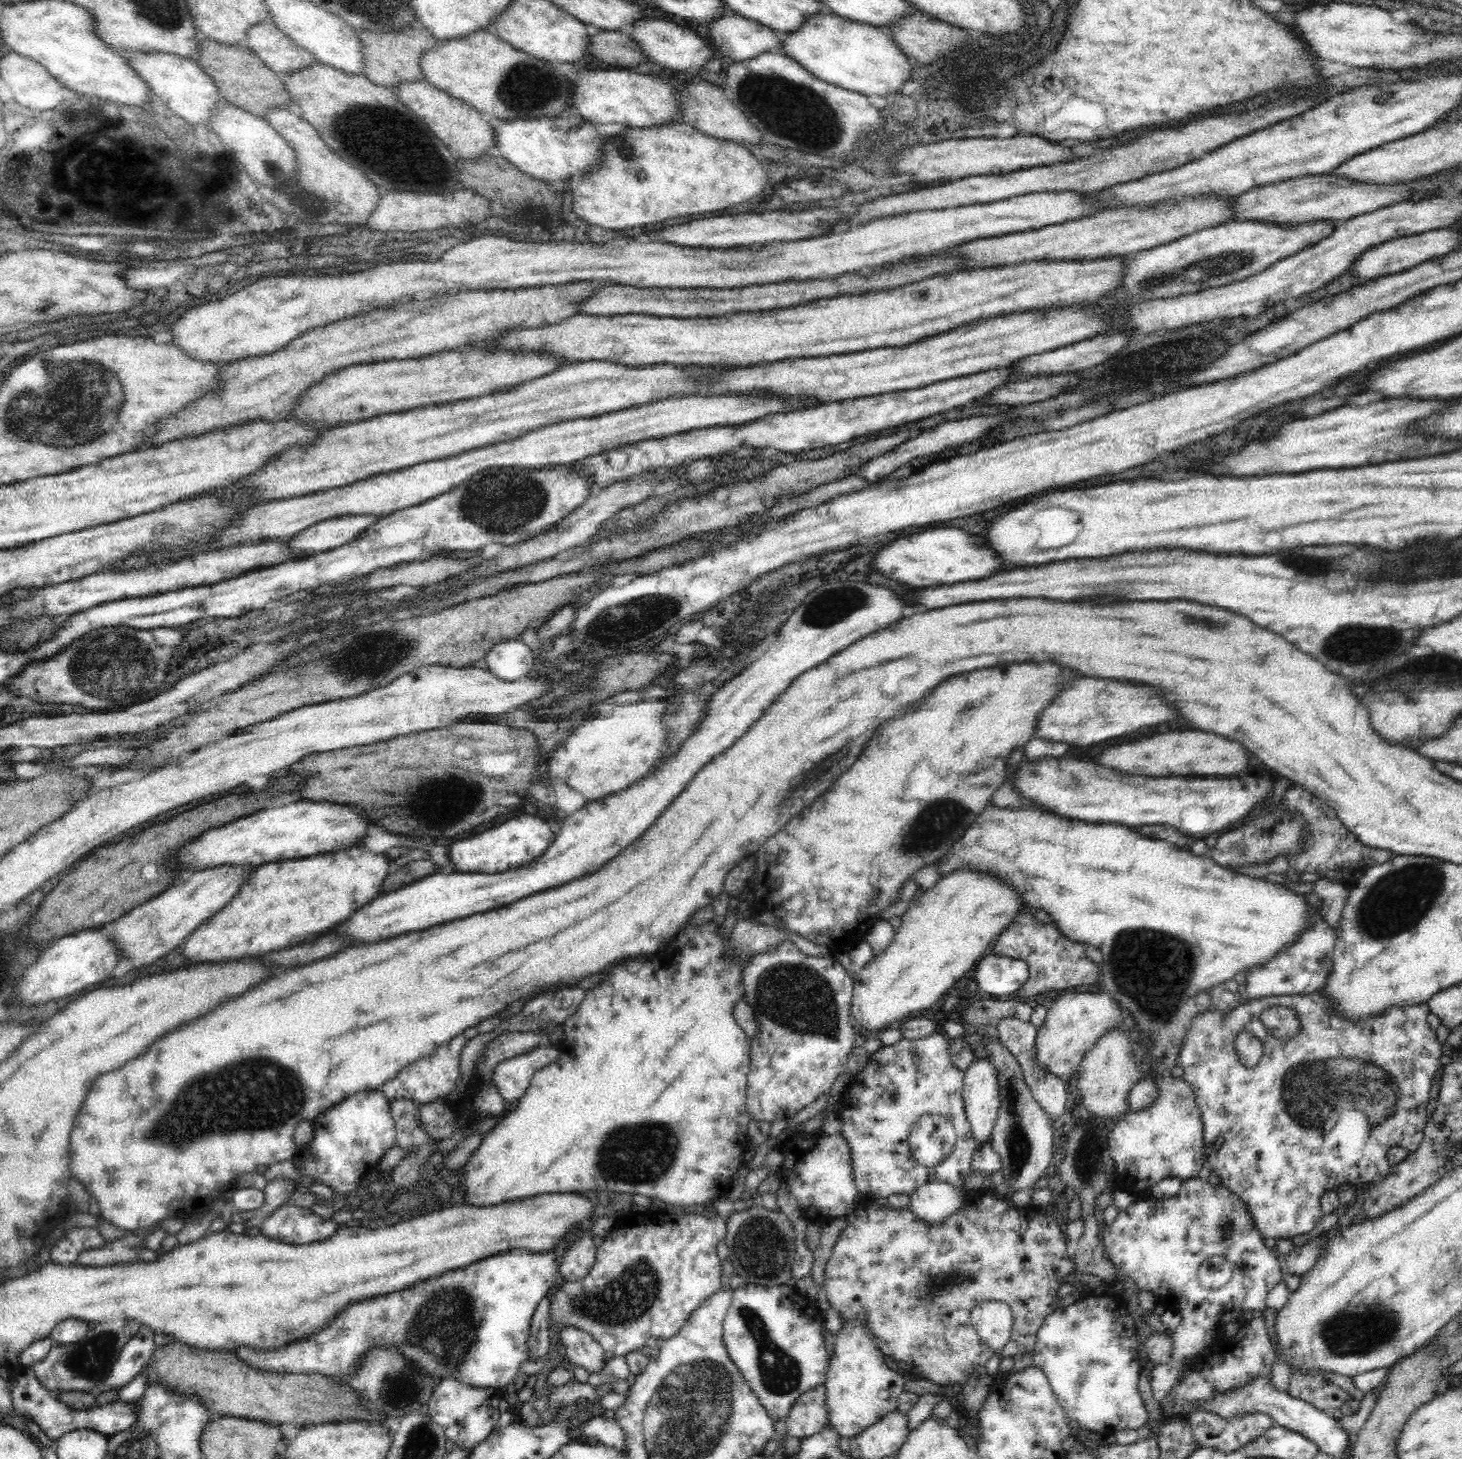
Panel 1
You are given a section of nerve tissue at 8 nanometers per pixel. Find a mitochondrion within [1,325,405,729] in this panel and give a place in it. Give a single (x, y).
(88, 390)

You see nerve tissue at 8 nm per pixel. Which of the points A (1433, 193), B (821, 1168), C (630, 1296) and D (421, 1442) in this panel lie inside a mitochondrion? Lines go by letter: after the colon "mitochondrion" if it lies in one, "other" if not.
A: other
B: other
C: mitochondrion
D: mitochondrion

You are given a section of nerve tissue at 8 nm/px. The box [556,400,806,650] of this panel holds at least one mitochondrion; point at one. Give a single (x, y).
(642, 615)

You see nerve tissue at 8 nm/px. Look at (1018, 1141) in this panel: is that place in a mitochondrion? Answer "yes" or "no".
yes

